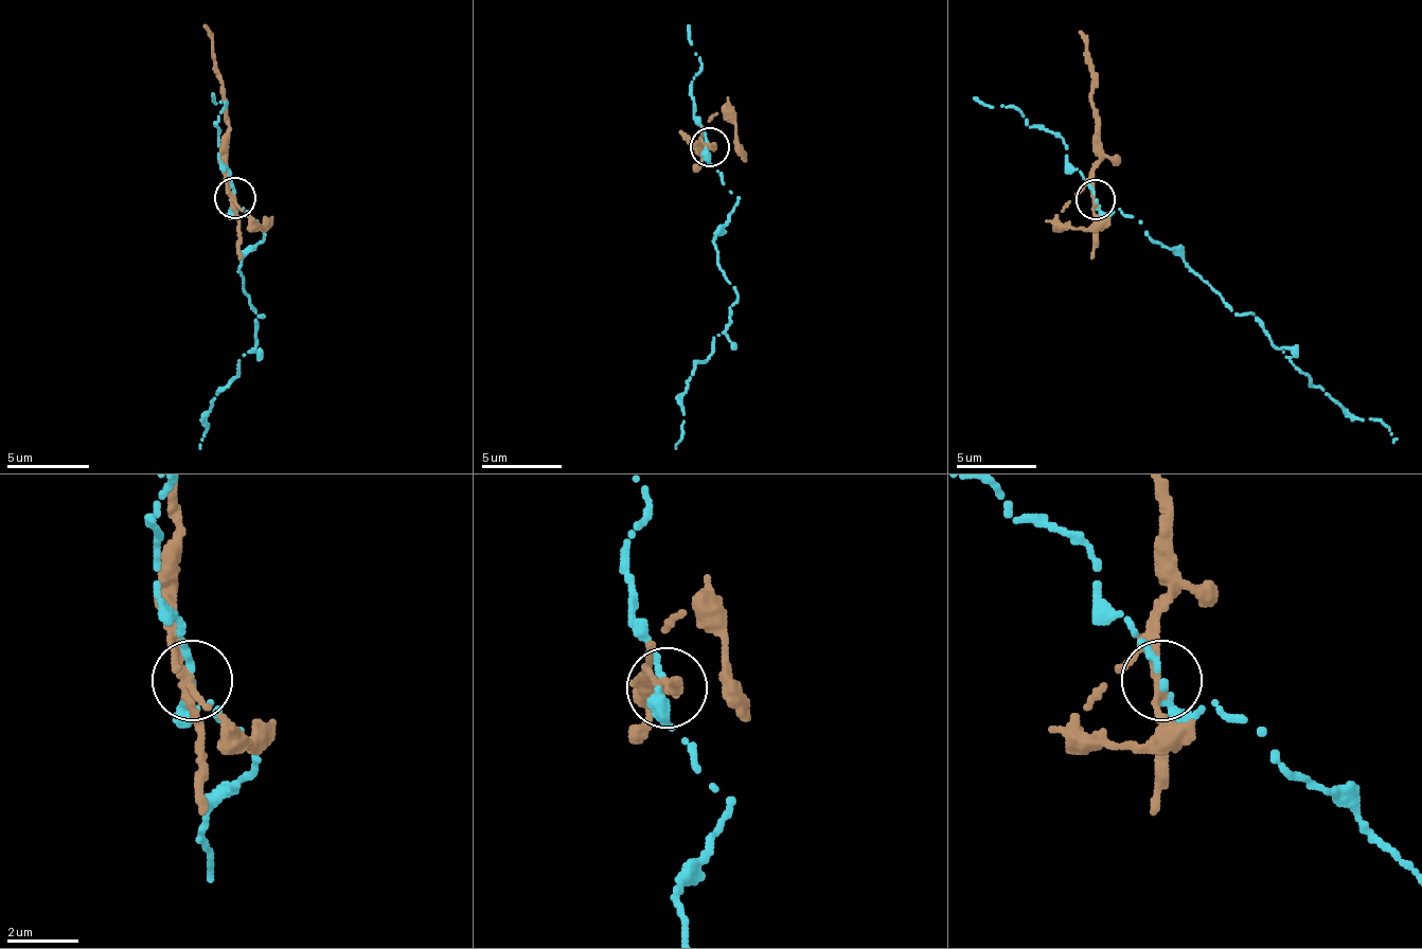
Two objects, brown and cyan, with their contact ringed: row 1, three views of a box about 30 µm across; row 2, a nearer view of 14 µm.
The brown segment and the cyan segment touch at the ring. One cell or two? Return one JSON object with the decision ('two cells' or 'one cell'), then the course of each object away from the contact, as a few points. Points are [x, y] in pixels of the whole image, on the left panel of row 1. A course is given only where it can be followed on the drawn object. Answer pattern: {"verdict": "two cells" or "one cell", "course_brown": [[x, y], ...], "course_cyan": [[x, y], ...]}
{"verdict": "two cells", "course_brown": [[234, 197], [226, 167], [230, 119], [213, 32], [205, 24]], "course_cyan": [[234, 197], [230, 209], [263, 230], [237, 267], [263, 316], [237, 374], [213, 398], [200, 448]]}

